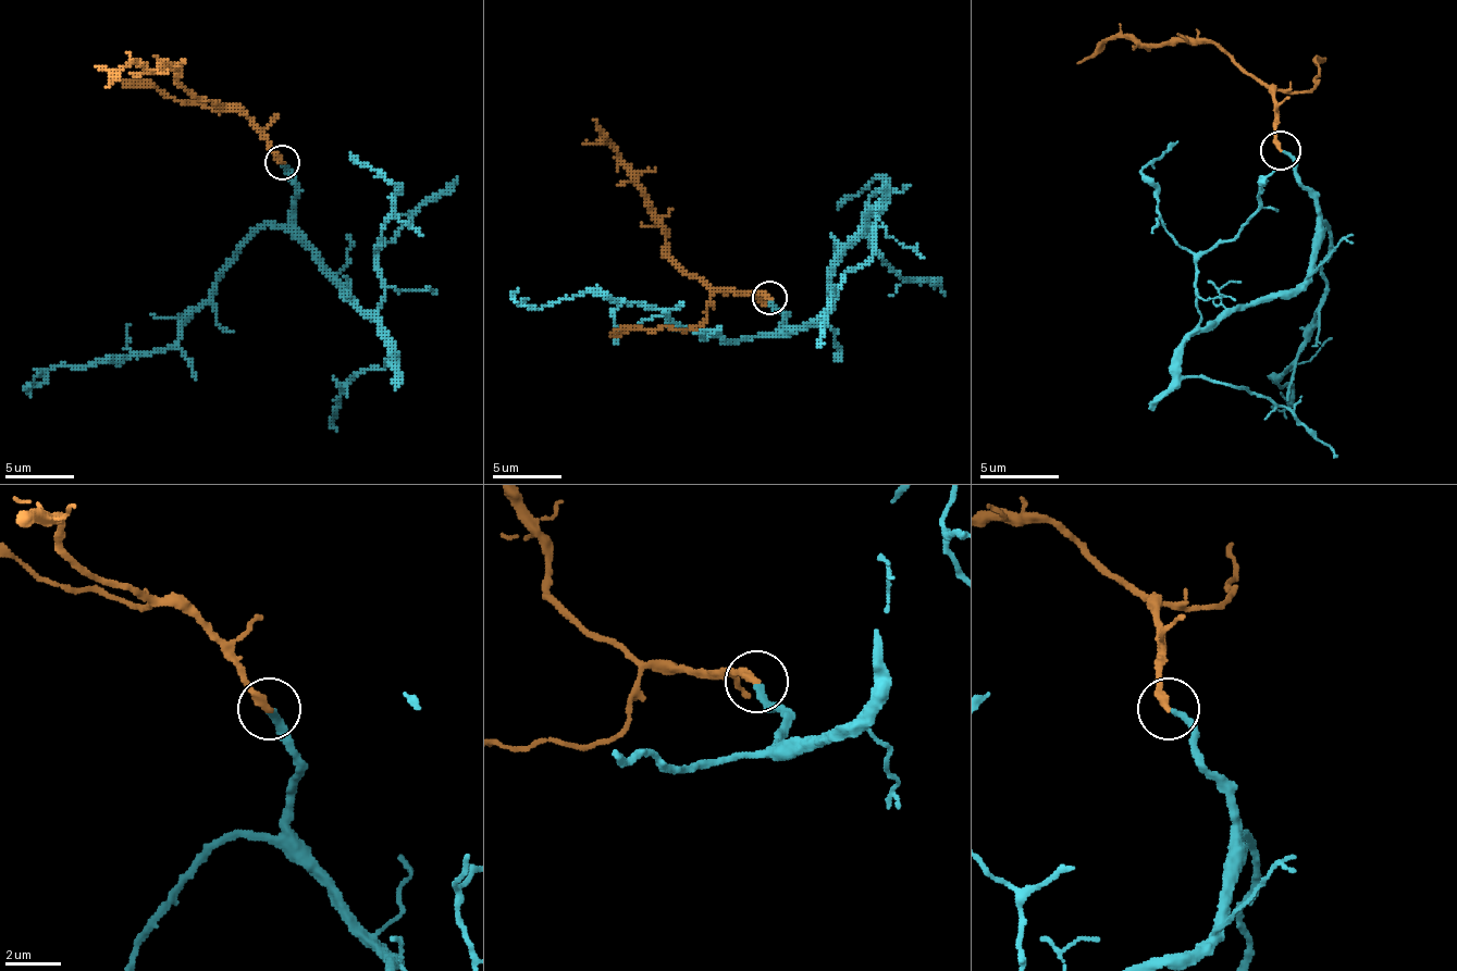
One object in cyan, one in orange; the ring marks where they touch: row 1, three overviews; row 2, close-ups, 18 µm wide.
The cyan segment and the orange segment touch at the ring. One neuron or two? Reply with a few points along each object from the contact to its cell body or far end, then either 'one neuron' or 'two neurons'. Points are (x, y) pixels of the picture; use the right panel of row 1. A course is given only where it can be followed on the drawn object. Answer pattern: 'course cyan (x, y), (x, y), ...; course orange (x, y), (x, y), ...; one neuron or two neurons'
course cyan (1281, 151), (1321, 219), (1317, 265), (1289, 294), (1222, 309), (1183, 349), (1183, 372), (1285, 408), (1333, 459); course orange (1281, 151), (1278, 100), (1246, 76), (1214, 45), (1139, 45), (1115, 36), (1075, 64); one neuron

